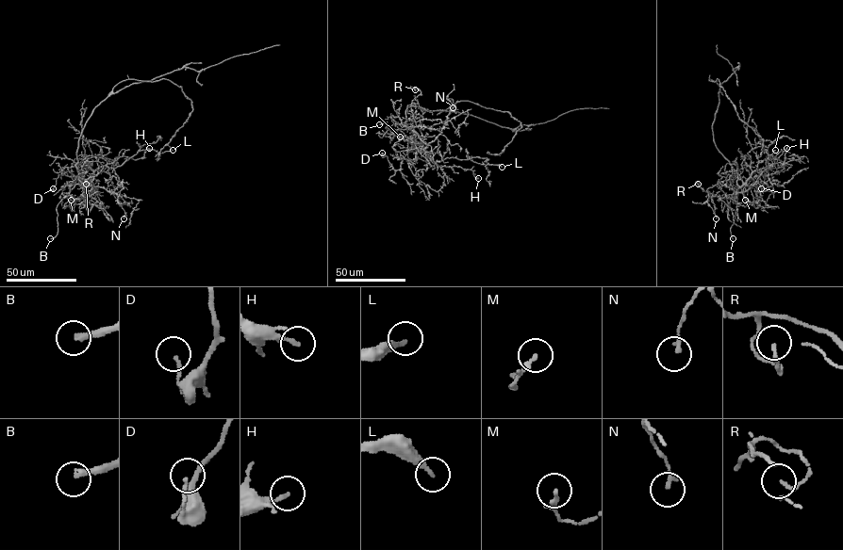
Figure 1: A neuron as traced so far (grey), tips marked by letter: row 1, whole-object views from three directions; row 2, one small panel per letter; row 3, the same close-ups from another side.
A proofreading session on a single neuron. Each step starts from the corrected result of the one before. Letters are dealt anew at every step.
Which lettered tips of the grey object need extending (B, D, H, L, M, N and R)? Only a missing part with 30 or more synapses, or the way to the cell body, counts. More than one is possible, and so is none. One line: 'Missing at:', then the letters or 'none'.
Missing at: B

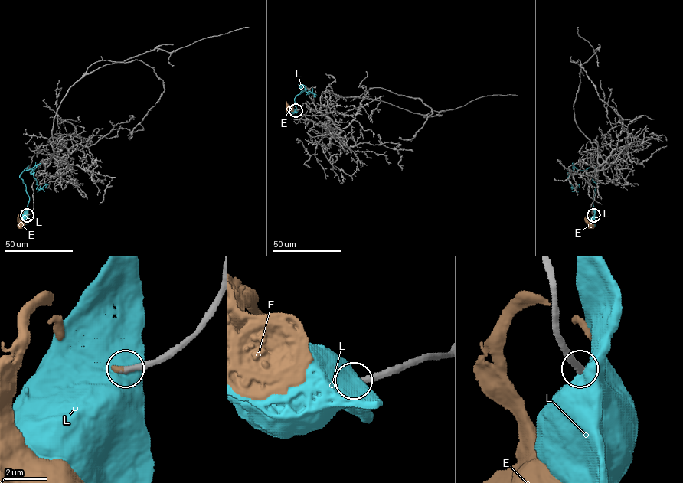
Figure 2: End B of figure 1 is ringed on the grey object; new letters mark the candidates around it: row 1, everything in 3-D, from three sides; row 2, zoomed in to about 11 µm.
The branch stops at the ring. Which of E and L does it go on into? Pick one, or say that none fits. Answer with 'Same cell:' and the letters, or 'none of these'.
Same cell: E

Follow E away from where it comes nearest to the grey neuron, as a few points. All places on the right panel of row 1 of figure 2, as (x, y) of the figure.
E: (593, 215), (589, 210), (588, 216), (591, 224)

